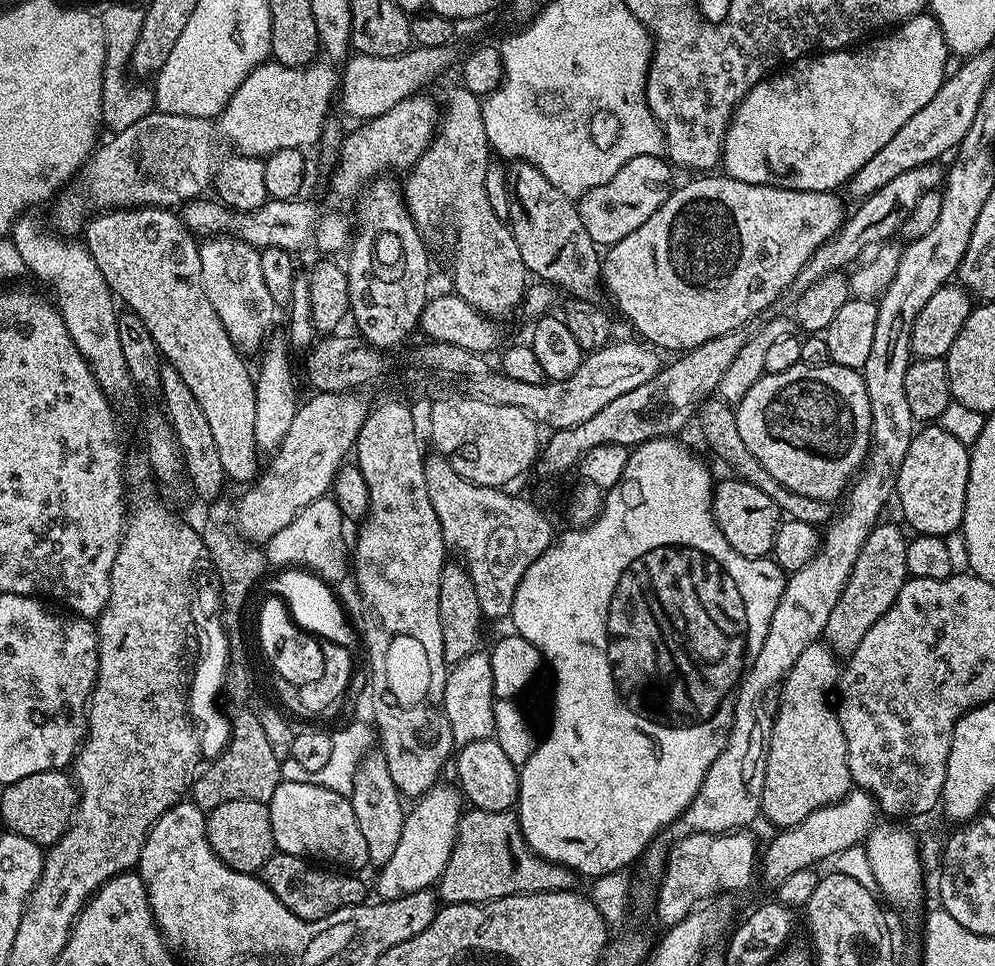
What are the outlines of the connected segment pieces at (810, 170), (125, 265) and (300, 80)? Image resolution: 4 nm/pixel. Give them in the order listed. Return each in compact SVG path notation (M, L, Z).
M931 14L912 16L904 23L895 25L887 34L877 35L868 43L863 46L840 48L837 52L821 51L819 54L803 56L800 60L789 63L779 74L758 81L736 105L736 110L733 112L731 120L728 121L722 153L723 171L727 175L733 176L738 182L778 186L786 190L836 192L843 189L852 176L858 170L862 170L862 166L866 166L866 162L870 162L870 158L874 158L874 154L878 154L878 150L882 150L882 146L886 146L886 142L890 142L890 138L894 138L894 134L898 134L898 130L902 130L902 126L906 126L906 122L910 122L910 118L914 118L914 114L918 114L918 110L922 110L922 106L926 106L926 102L930 102L930 98L934 98L934 94L938 94L938 90L945 82L946 73L949 71L950 53L946 46L946 38L942 32L942 26Z
M114 208L97 211L85 223L82 240L98 270L102 270L102 278L106 278L115 299L127 311L142 318L161 357L171 368L178 370L178 374L182 374L182 382L186 382L194 398L198 398L198 406L202 406L206 419L210 422L210 431L214 434L214 443L218 445L225 477L229 481L255 481L258 476L258 449L254 438L256 381L253 373L248 373L248 368L244 365L245 357L234 346L234 342L230 342L226 326L222 326L222 318L218 318L214 306L210 306L210 298L206 298L206 286L202 286L202 258L197 237L189 232L173 209Z
M265 62L244 79L218 117L221 130L228 135L237 153L268 158L278 150L308 150L311 144L312 147L319 145L320 135L329 119L328 107L336 92L335 70L320 63L291 68L285 64Z

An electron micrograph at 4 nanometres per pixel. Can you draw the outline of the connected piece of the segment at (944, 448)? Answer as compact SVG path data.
M938 426L921 428L924 429L921 432L919 429L913 435L910 450L906 450L906 459L902 462L902 470L898 470L894 496L897 501L900 499L900 512L905 520L903 523L909 529L912 527L913 533L948 538L955 528L957 531L964 523L970 448Z

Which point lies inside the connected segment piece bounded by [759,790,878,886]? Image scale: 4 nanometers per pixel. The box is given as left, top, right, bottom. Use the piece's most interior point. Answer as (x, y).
(822, 835)

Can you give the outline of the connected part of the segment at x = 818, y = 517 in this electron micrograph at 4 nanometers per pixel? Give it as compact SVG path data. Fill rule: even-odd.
M718 398L707 399L698 410L698 418L702 426L702 434L713 452L722 458L733 470L731 472L737 479L750 482L757 486L764 494L769 494L775 504L780 508L781 513L791 520L806 522L812 527L826 526L833 519L836 513L835 505L831 501L806 498L805 495L794 494L786 490L784 486L773 475L766 470L750 450L746 450L745 442L738 433L735 409Z

